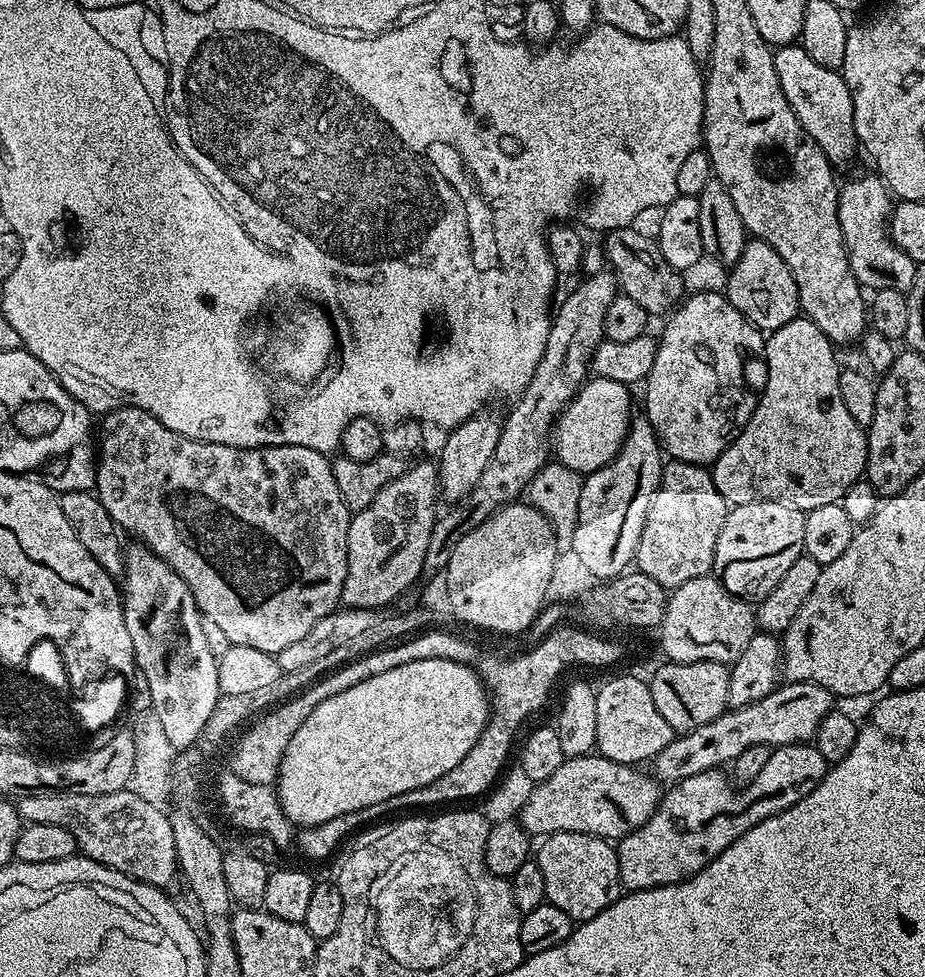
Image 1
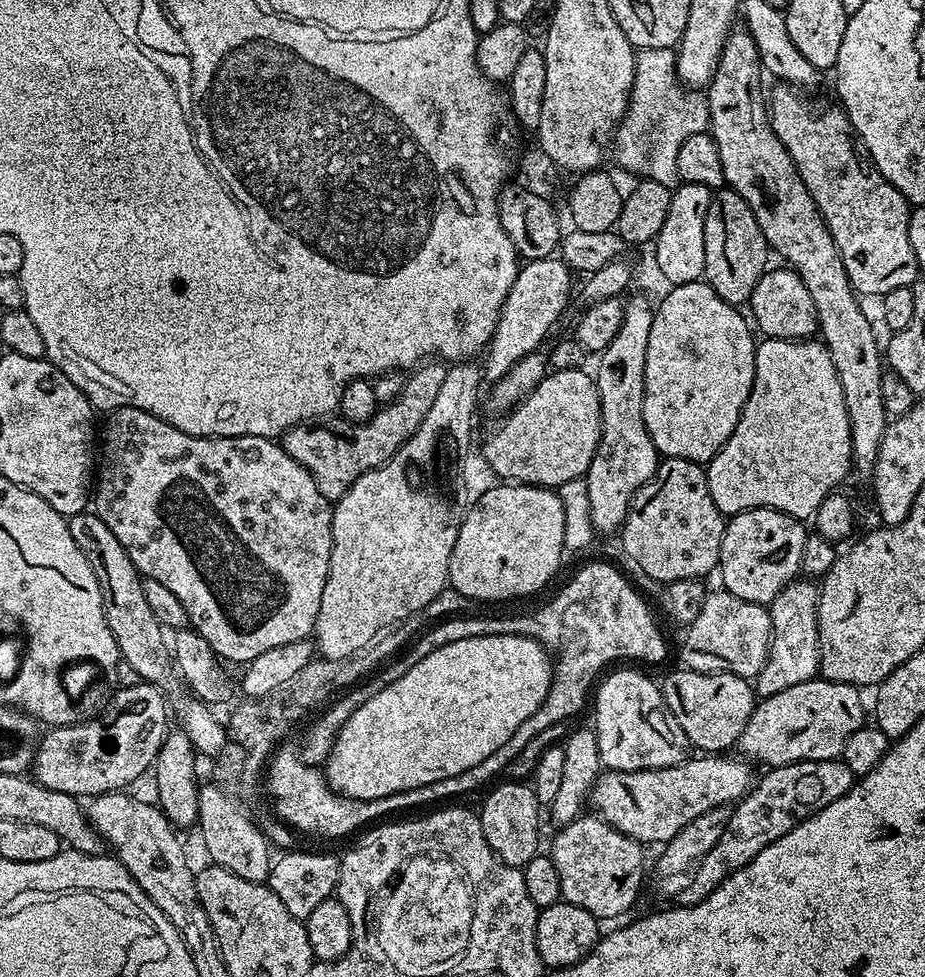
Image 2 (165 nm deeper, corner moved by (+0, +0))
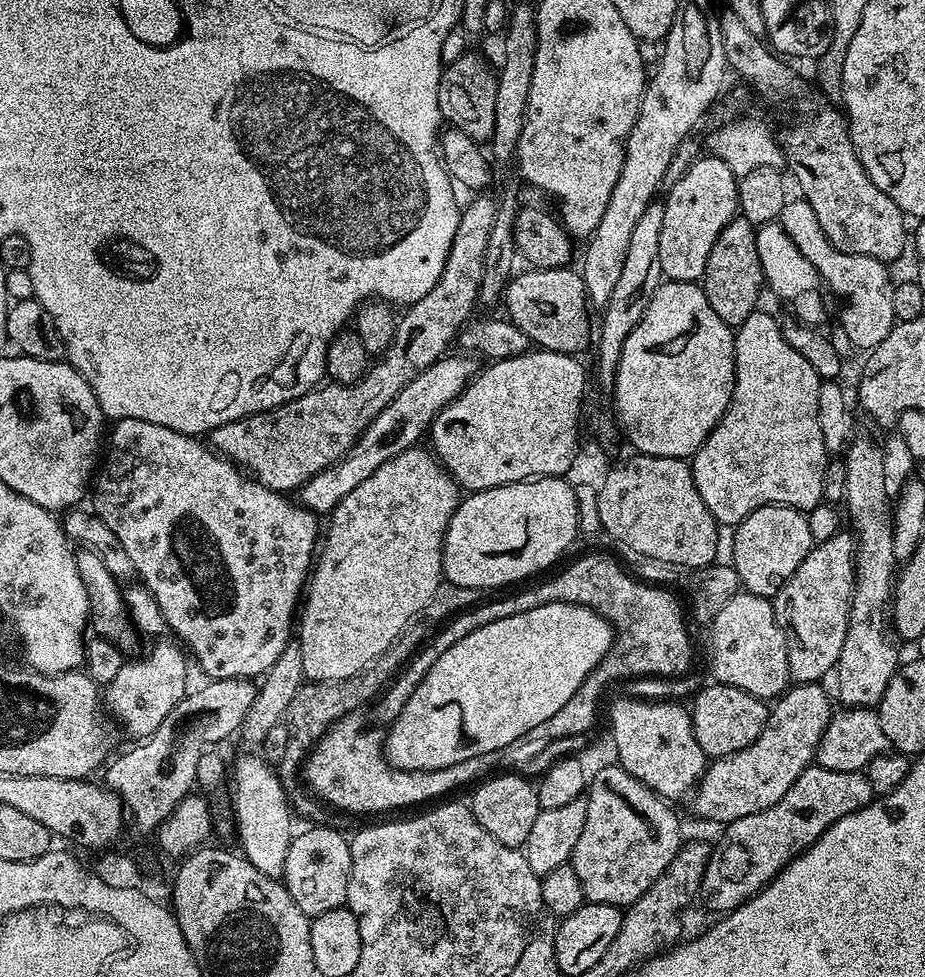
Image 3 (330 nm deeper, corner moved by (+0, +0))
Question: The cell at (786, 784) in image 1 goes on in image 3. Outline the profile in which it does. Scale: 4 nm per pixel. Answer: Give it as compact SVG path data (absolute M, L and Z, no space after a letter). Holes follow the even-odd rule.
M809 766L802 774L798 774L798 782L794 782L794 786L790 786L790 790L786 790L786 794L782 794L782 798L778 798L774 806L758 814L746 814L746 818L738 818L721 831L724 833L721 834L720 841L715 841L708 865L702 874L699 903L704 903L712 912L720 912L716 914L734 911L752 896L757 896L794 857L801 856L824 831L834 826L838 818L866 807L873 798L872 787L864 772L843 772Z

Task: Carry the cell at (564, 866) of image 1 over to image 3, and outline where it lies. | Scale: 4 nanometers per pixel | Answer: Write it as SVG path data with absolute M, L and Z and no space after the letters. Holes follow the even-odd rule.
M611 762L600 768L591 777L586 788L586 826L582 826L582 834L578 838L578 846L572 851L571 866L574 874L578 874L582 882L584 899L589 904L614 904L627 906L633 904L674 862L674 854L678 854L682 843L680 837L680 820L671 803L664 797L650 790L638 778L631 776L619 763Z

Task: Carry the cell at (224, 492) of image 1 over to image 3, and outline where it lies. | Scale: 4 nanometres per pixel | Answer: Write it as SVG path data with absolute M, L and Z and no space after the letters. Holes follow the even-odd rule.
M122 418L111 425L106 436L106 451L103 453L102 463L94 476L94 487L90 492L90 500L91 496L92 504L96 507L92 507L94 515L104 522L114 532L115 537L122 542L127 557L133 563L135 575L139 579L142 578L140 580L143 586L157 600L163 617L166 618L174 636L175 634L177 636L175 639L191 655L192 652L196 655L196 660L200 663L200 668L205 672L208 680L260 678L270 670L270 666L274 666L274 662L278 662L278 654L282 654L288 641L293 639L298 605L301 603L302 593L305 591L310 580L310 573L314 568L314 557L317 555L318 541L322 536L321 525L320 528L316 525L317 513L305 508L303 504L289 498L285 493L275 492L262 486L247 472L237 468L231 460L226 460L212 451L203 439L188 436L178 430L170 430L166 426L158 426L158 422L146 422L142 418Z

